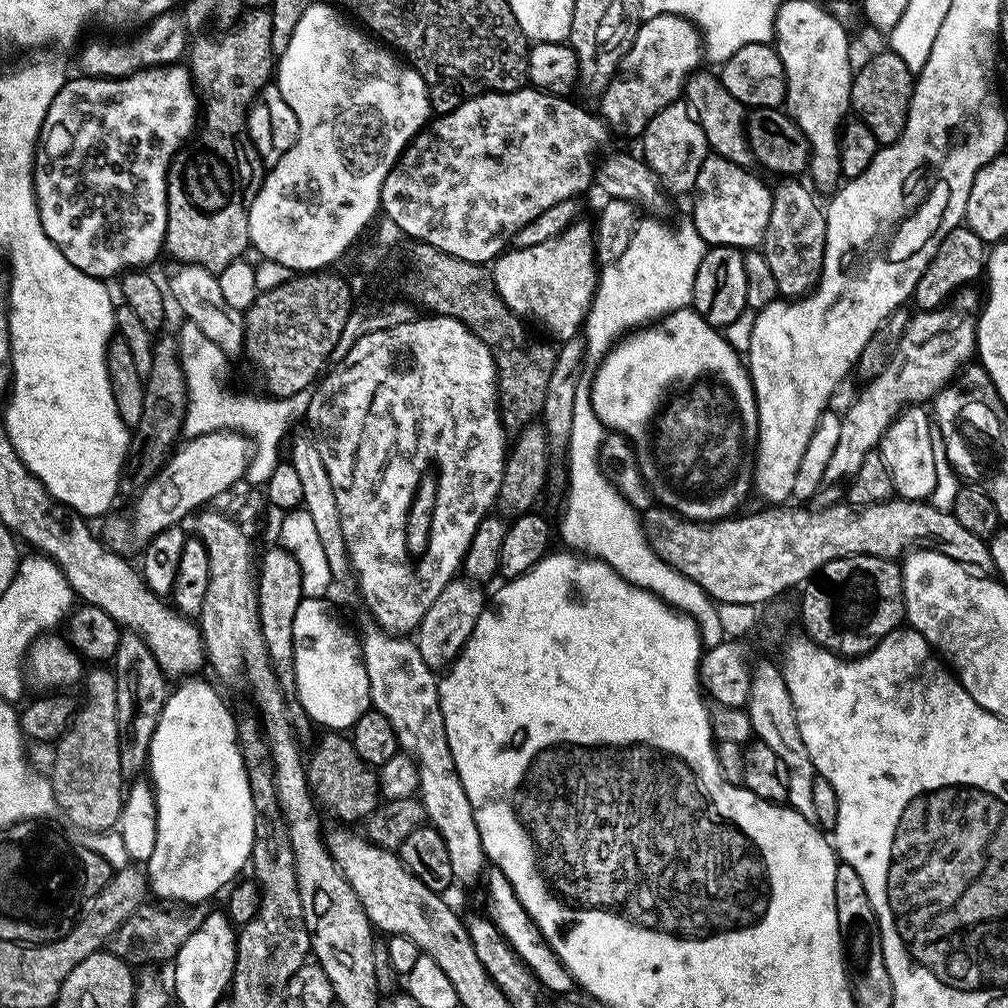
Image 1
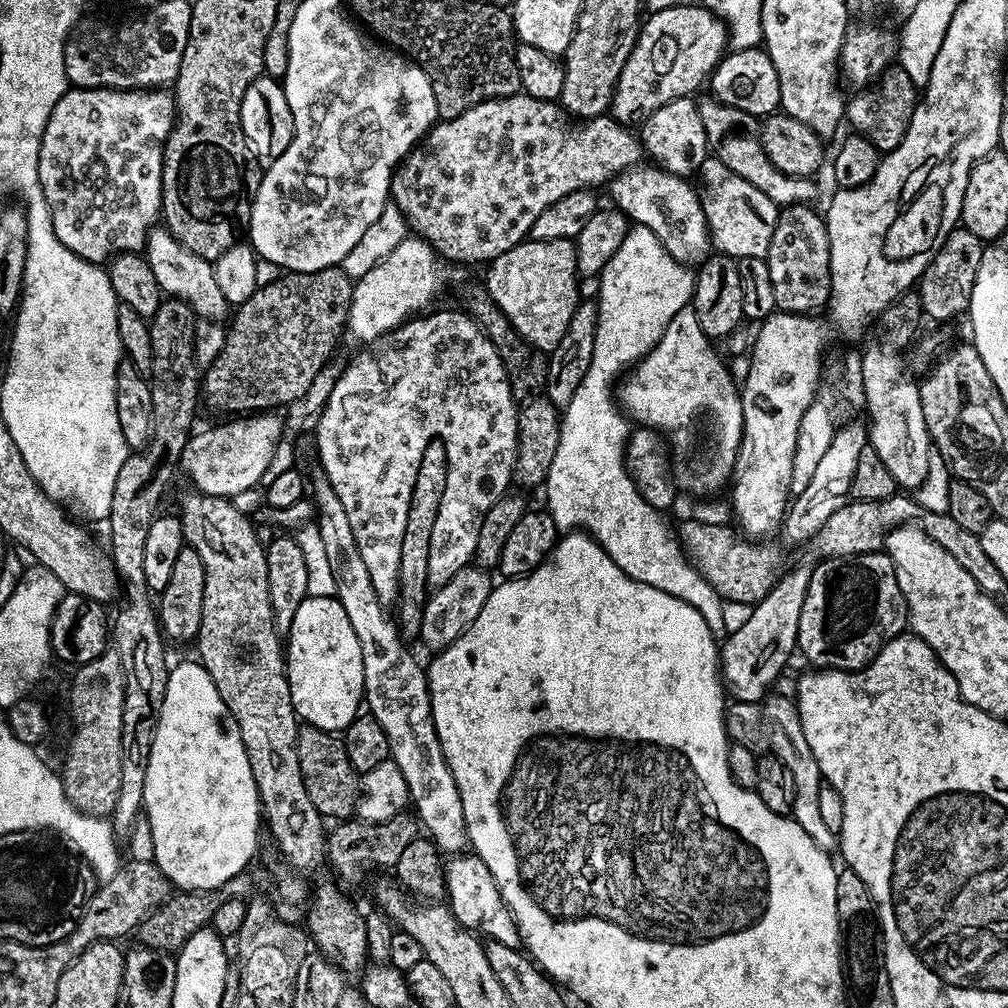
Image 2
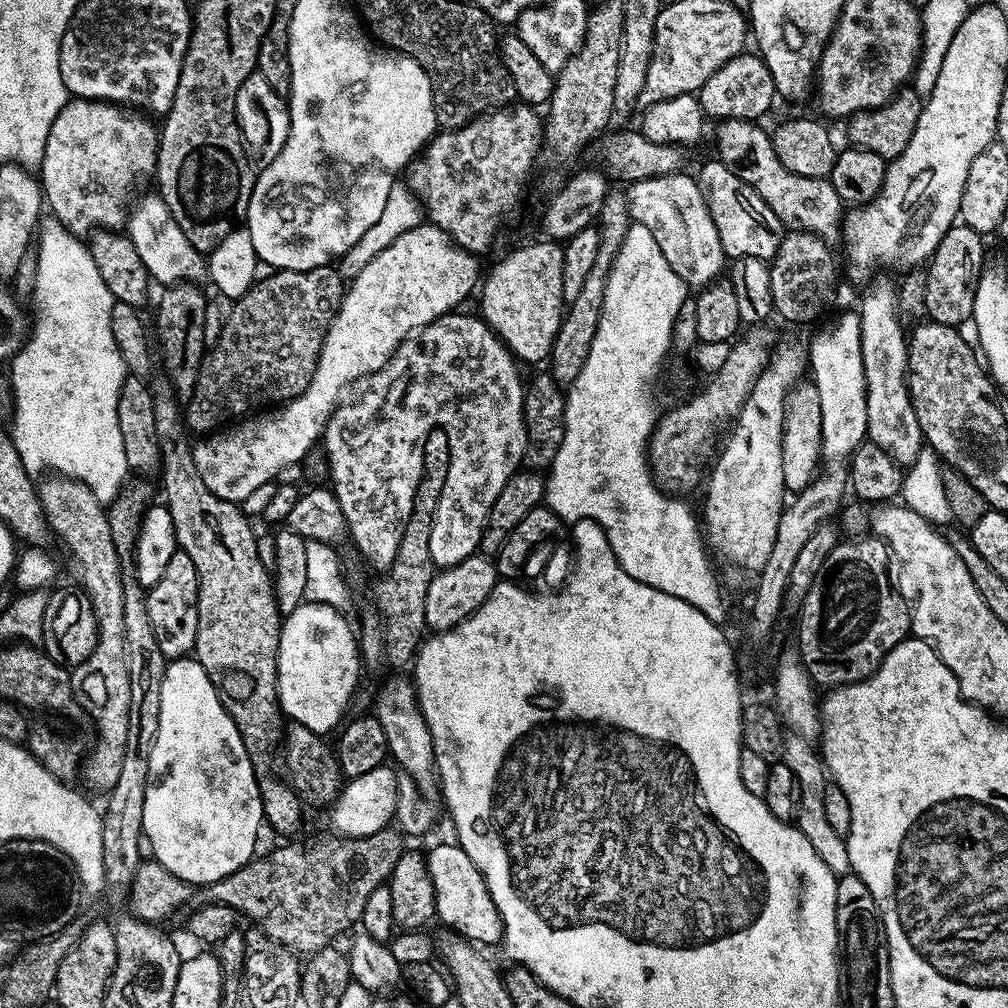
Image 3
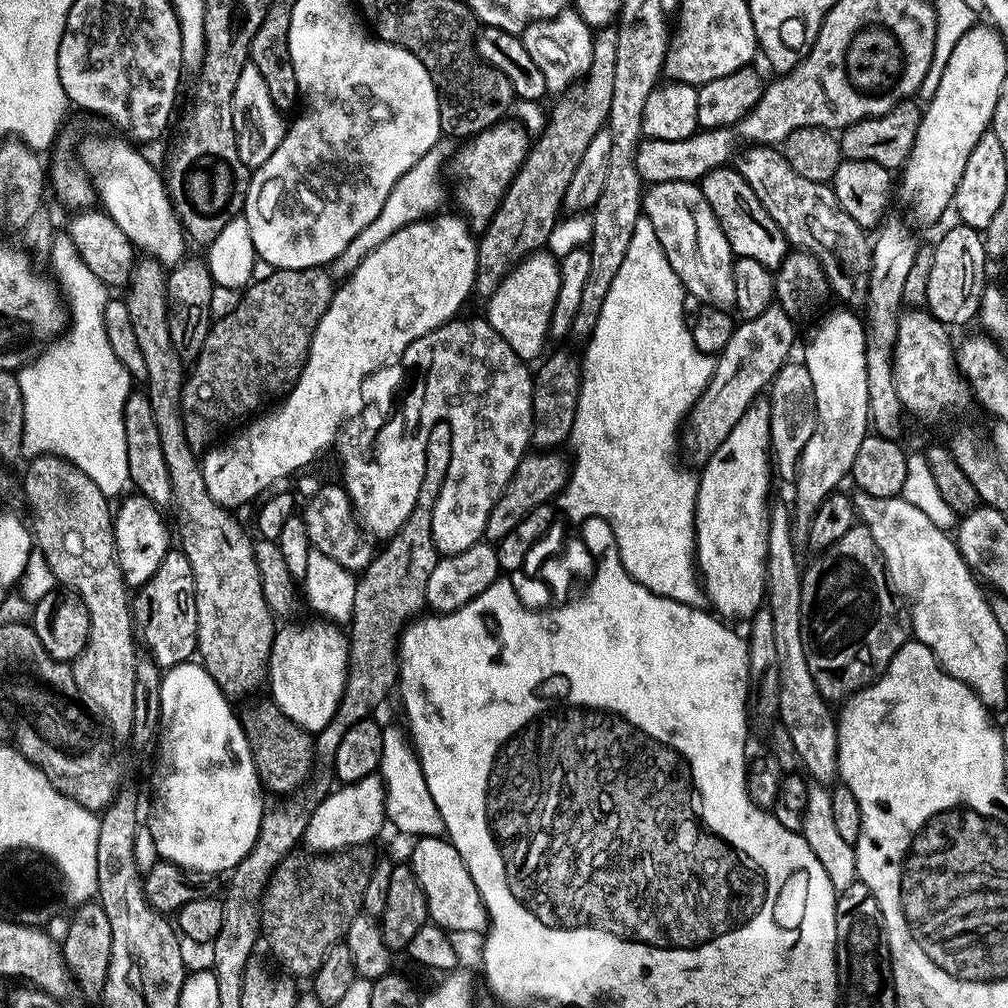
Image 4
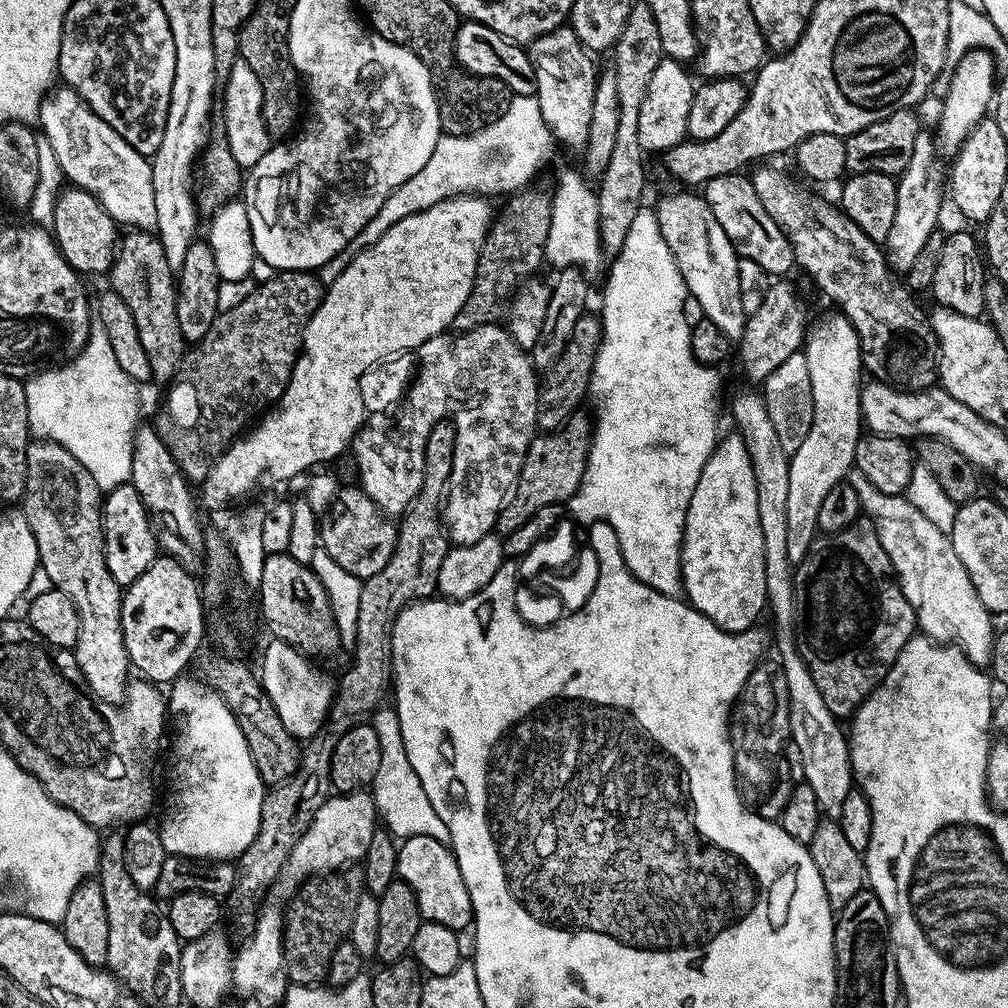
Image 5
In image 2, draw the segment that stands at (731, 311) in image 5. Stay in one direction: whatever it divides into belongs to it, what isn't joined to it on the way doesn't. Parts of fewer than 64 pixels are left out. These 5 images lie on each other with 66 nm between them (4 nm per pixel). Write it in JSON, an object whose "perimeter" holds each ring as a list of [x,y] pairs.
{"perimeter":[[[659,166],[644,167],[630,168],[611,180],[611,203],[623,212],[633,225],[652,230],[665,250],[676,260],[703,261],[710,252],[710,233],[706,218],[702,214],[699,191],[693,185],[691,188],[689,181],[683,176],[665,172]]]}

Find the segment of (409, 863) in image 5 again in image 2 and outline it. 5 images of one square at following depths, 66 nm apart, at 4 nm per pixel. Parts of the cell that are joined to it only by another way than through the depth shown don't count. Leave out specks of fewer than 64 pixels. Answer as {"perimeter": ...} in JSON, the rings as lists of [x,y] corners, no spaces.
{"perimeter":[[[456,854],[444,865],[444,886],[446,889],[446,904],[451,908],[454,918],[463,928],[471,928],[477,933],[483,934],[488,940],[497,940],[511,948],[520,948],[522,941],[520,932],[516,929],[516,920],[512,917],[512,912],[506,906],[486,862],[482,862],[475,854]]]}

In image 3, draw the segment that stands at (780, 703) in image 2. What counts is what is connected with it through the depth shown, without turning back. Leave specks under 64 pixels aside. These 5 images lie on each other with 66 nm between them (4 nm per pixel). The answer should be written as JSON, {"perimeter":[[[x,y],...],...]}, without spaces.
{"perimeter":[[[785,735],[784,742],[785,756],[782,762],[790,766],[790,770],[794,770],[794,778],[798,778],[800,787],[800,806],[796,810],[795,823],[806,838],[806,842],[810,842],[810,846],[814,848],[822,862],[826,862],[827,868],[837,876],[847,875],[851,869],[847,841],[832,829],[826,819],[826,786],[830,780],[826,775],[823,759],[817,751],[812,752],[813,745],[801,736]]]}

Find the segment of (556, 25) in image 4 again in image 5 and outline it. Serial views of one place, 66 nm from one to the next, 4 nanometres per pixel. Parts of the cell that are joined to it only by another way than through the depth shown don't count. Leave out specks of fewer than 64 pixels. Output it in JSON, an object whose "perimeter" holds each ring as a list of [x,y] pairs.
{"perimeter":[[[561,26],[533,40],[527,49],[536,75],[536,101],[540,104],[542,118],[552,132],[557,145],[583,149],[590,134],[590,110],[594,106],[594,90],[598,67],[571,26]]]}

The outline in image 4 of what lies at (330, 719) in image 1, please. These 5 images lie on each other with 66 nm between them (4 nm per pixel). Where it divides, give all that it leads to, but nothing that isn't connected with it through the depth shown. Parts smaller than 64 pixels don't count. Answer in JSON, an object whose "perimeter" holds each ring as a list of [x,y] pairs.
{"perimeter":[[[312,618],[309,624],[292,624],[289,628],[281,627],[277,631],[270,650],[266,677],[270,688],[272,684],[270,699],[298,726],[313,734],[321,732],[326,722],[334,718],[334,710],[338,710],[338,702],[342,698],[347,677],[348,637],[337,625],[323,618]]]}

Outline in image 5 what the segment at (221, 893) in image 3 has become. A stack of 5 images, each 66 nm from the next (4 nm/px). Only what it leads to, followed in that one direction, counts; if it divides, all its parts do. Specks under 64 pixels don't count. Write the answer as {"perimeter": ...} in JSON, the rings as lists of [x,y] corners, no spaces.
{"perimeter":[[[348,866],[311,877],[292,893],[283,911],[284,969],[291,983],[319,985],[327,977],[334,950],[351,933],[354,906],[363,892],[363,867]]]}

